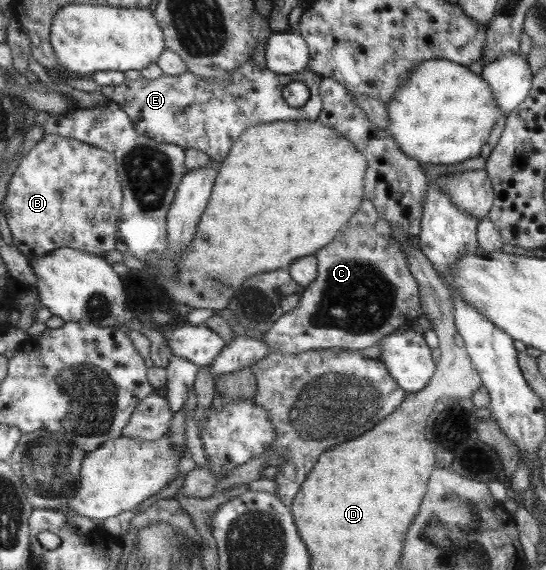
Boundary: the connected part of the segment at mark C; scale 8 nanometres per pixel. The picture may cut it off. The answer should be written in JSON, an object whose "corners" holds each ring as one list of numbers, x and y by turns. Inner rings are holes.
{"corners":[[350,227,342,232,340,239,334,238,319,253,317,279,306,287,300,306,280,317,265,334,270,353,299,354,301,352,343,347,363,349,376,345,379,339,393,333,401,323,412,321,420,313,419,287,408,270,407,259,400,245,389,235,377,234,373,227]]}

